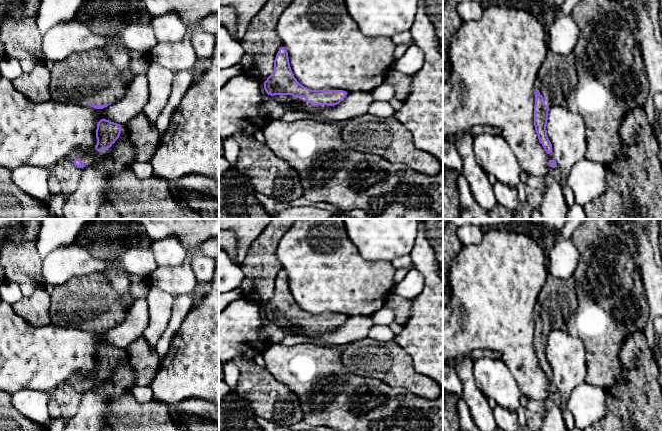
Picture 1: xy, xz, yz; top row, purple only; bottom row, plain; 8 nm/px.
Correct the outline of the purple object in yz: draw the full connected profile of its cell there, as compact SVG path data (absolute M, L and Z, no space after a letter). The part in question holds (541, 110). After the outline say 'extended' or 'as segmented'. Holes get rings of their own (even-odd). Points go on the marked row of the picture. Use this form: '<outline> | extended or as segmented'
M548 50L535 81L534 105L535 130L547 154L552 153L546 130L549 107L563 106L577 83L574 53L558 55Z | extended

